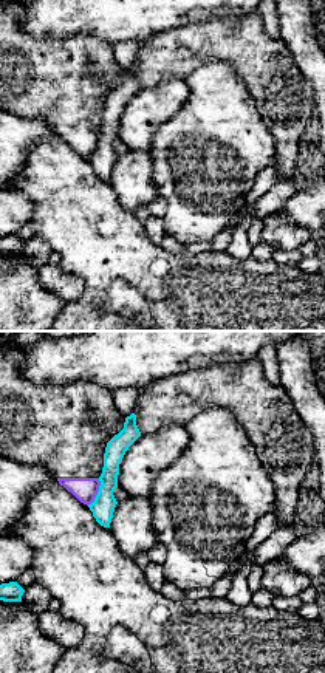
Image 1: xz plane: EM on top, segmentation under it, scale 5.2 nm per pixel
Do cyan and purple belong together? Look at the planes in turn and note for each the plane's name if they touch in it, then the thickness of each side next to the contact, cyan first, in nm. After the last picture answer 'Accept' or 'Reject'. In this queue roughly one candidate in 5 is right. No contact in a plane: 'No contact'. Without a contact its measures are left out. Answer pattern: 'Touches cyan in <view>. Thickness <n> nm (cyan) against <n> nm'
Touches cyan in xz. Thickness 120 nm (cyan) against 130 nm

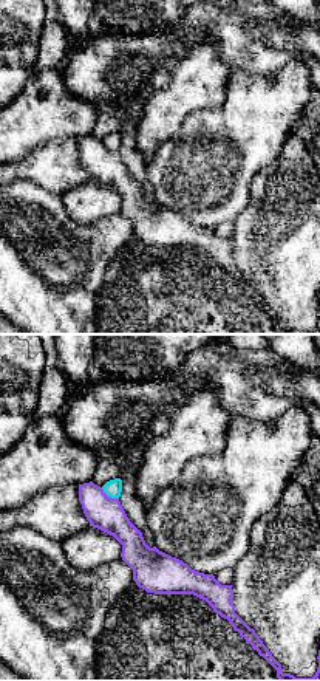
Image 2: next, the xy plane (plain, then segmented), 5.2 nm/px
Touches cyan in xy. Thickness 90 nm (cyan) against 180 nm

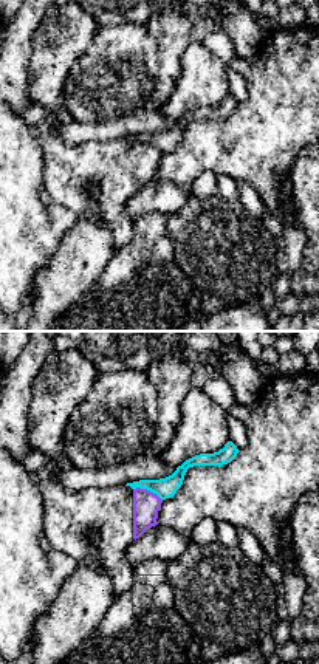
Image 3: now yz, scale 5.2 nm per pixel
Touches cyan in yz. Thickness 110 nm (cyan) against 140 nm

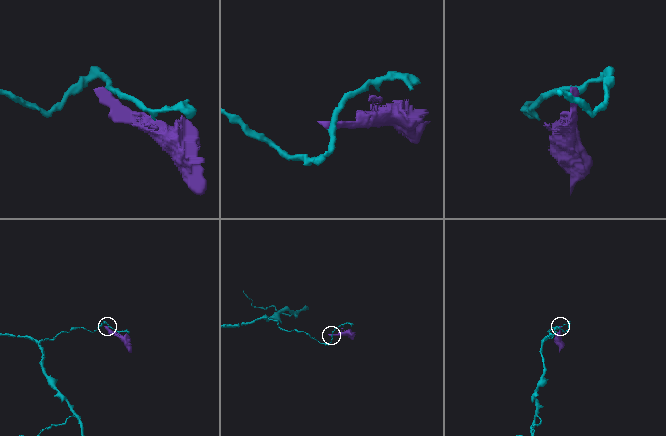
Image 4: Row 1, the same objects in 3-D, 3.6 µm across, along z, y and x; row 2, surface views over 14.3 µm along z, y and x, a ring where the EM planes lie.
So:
Reject

